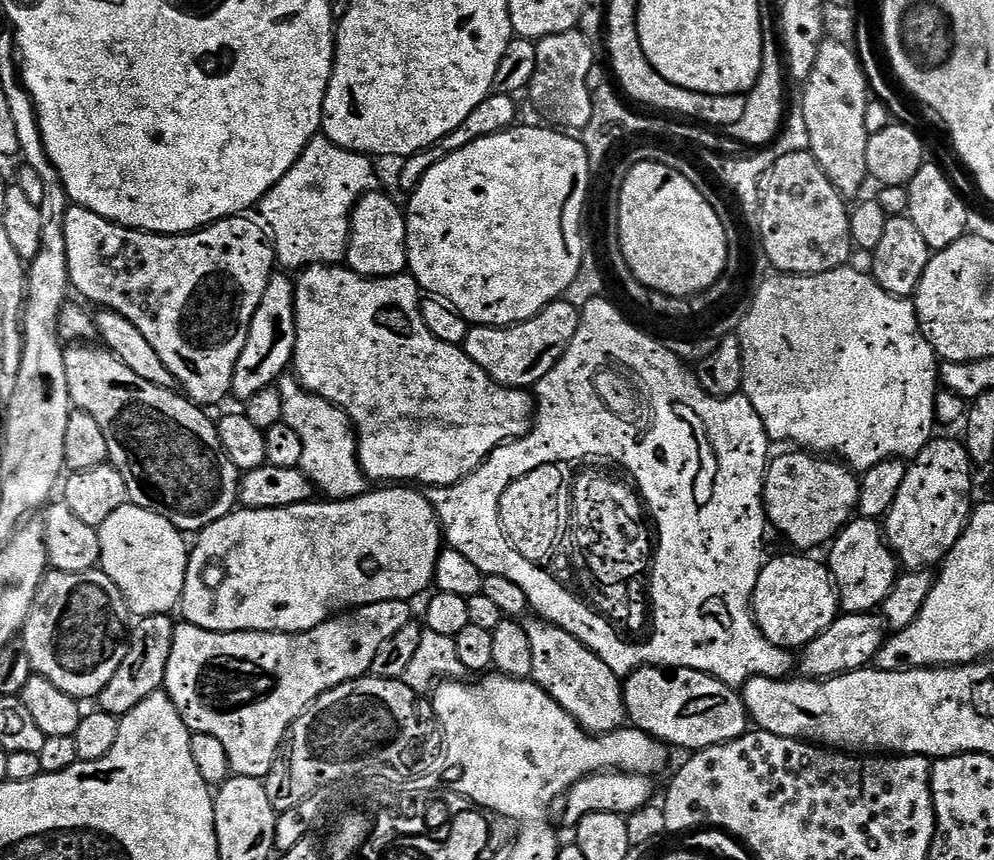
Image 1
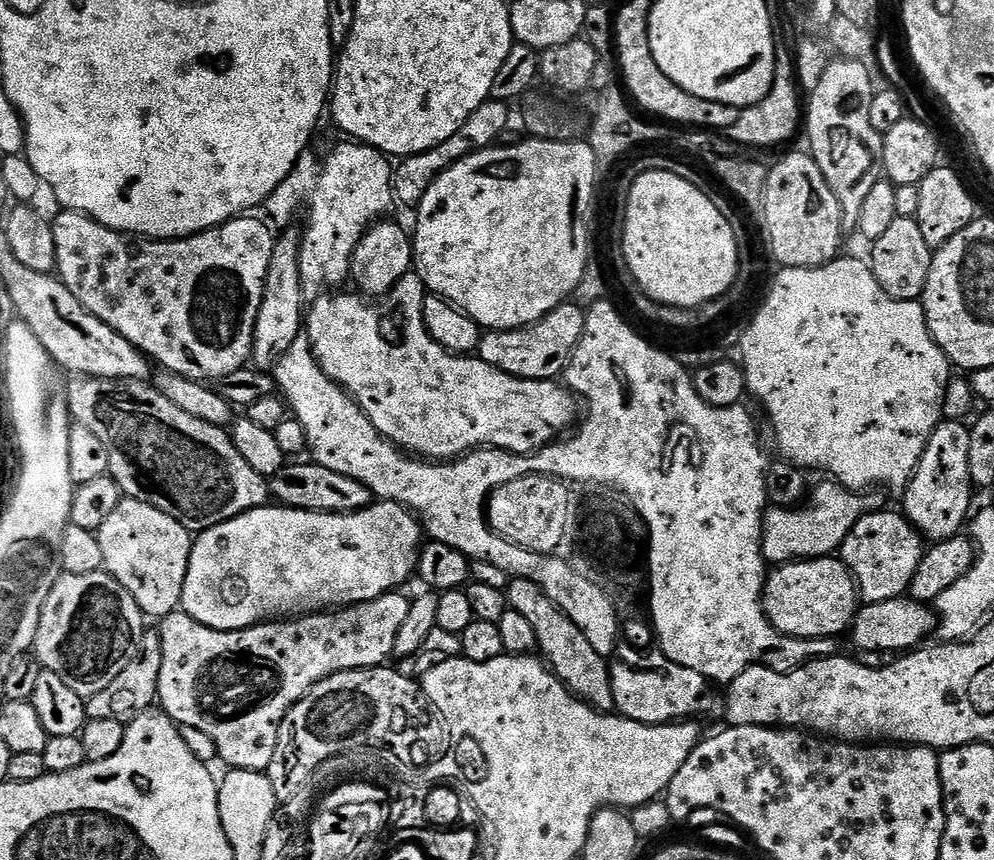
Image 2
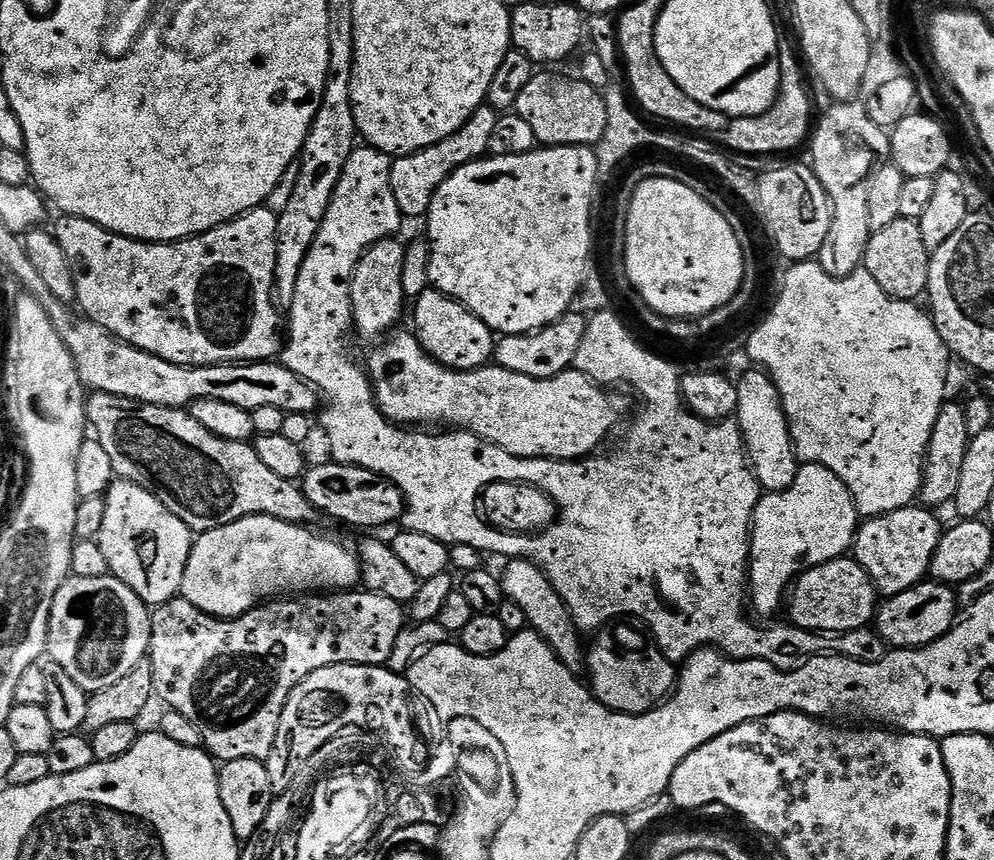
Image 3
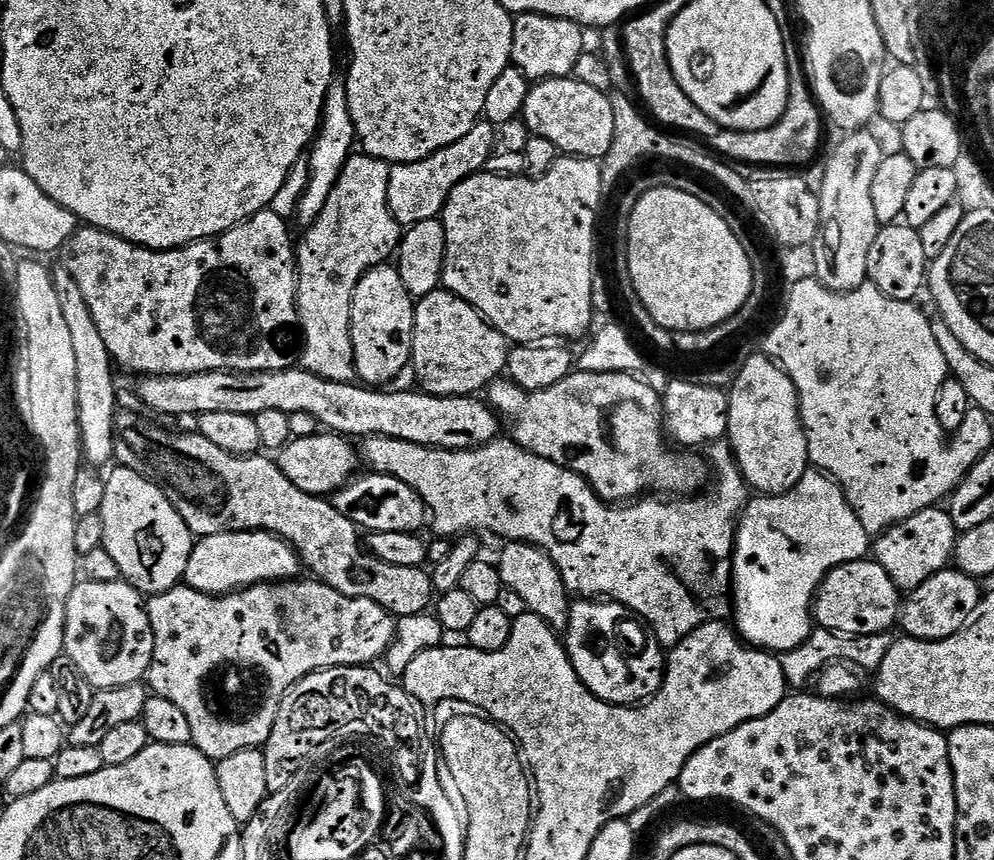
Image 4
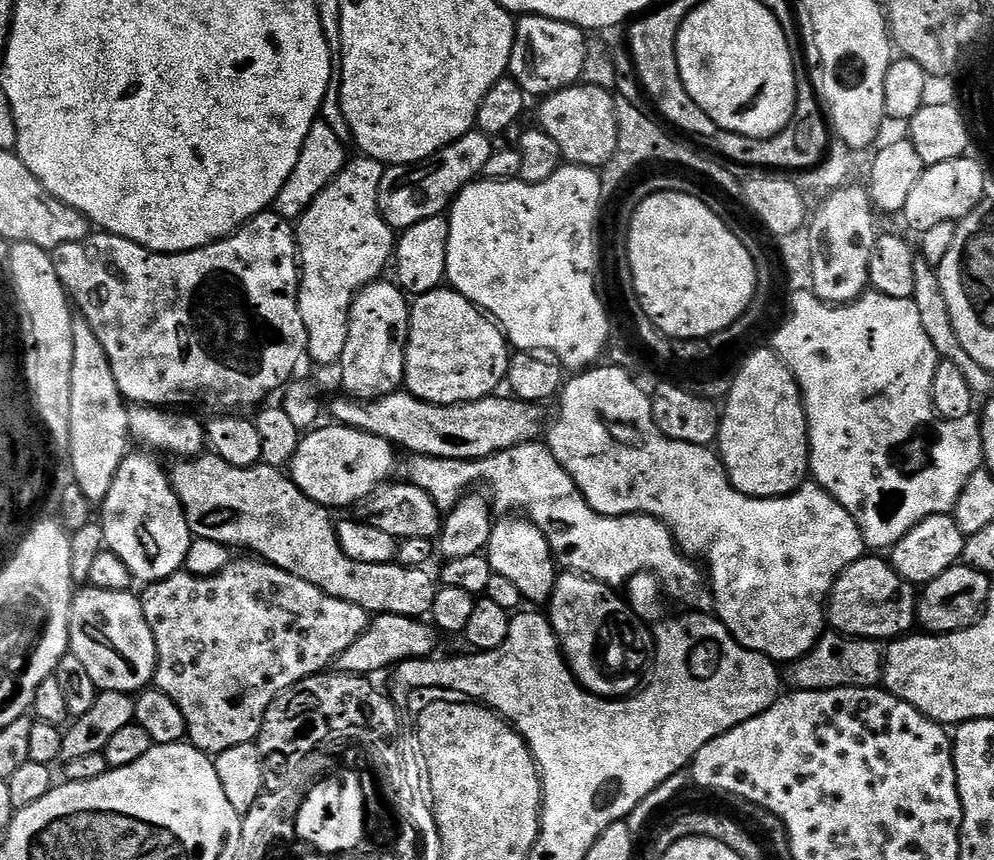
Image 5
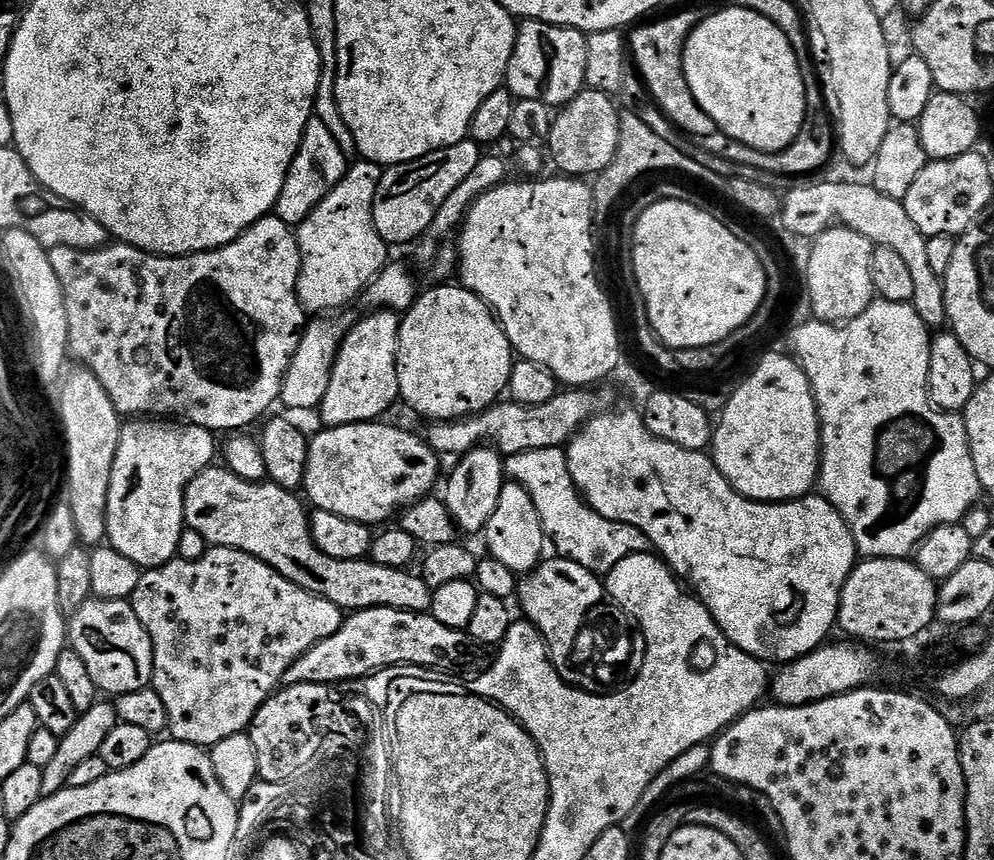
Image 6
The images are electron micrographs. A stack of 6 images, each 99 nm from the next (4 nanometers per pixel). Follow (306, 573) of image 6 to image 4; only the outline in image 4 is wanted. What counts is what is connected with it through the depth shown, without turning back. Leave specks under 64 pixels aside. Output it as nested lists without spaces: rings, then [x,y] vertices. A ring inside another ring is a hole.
[[[121,411],[117,415],[115,463],[134,470],[135,474],[140,474],[142,478],[156,484],[185,520],[193,537],[227,532],[270,532],[285,540],[287,544],[291,544],[300,557],[301,565],[307,571],[309,568],[312,571],[309,573],[321,584],[338,590],[338,594],[346,594],[350,598],[370,598],[397,618],[422,614],[433,607],[432,578],[424,568],[390,566],[390,562],[382,562],[373,556],[362,543],[361,533],[354,521],[338,514],[331,499],[306,494],[306,490],[298,490],[298,486],[294,486],[294,482],[290,482],[290,478],[282,474],[279,463],[275,459],[264,454],[254,456],[226,454],[226,450],[214,446],[210,438],[199,434],[176,436],[173,440],[168,440],[172,436],[170,429],[159,428],[158,425],[151,424],[143,418],[143,415],[135,412]]]

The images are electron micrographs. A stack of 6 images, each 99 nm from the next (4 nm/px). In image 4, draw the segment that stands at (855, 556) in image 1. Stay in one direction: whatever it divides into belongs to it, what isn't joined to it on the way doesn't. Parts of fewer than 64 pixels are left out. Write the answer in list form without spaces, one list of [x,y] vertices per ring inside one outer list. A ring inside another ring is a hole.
[[[933,506],[881,532],[874,540],[874,559],[901,590],[913,590],[952,564],[958,533],[947,510]]]

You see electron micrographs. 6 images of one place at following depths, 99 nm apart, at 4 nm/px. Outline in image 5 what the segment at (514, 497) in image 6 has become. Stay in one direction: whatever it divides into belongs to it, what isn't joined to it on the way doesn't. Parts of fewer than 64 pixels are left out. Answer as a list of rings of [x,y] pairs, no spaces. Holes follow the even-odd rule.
[[[500,518],[492,525],[486,555],[493,573],[506,578],[532,606],[547,605],[558,575],[558,561],[552,555],[550,542],[527,518]]]

